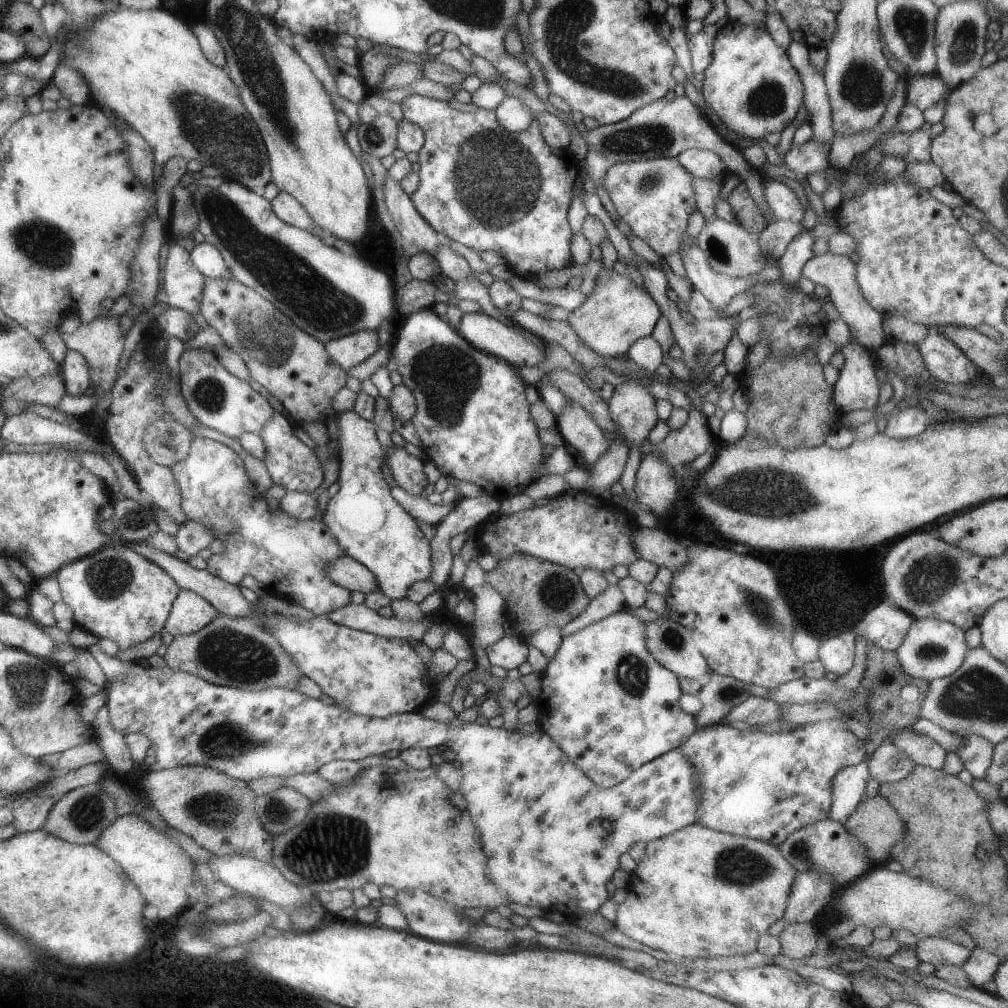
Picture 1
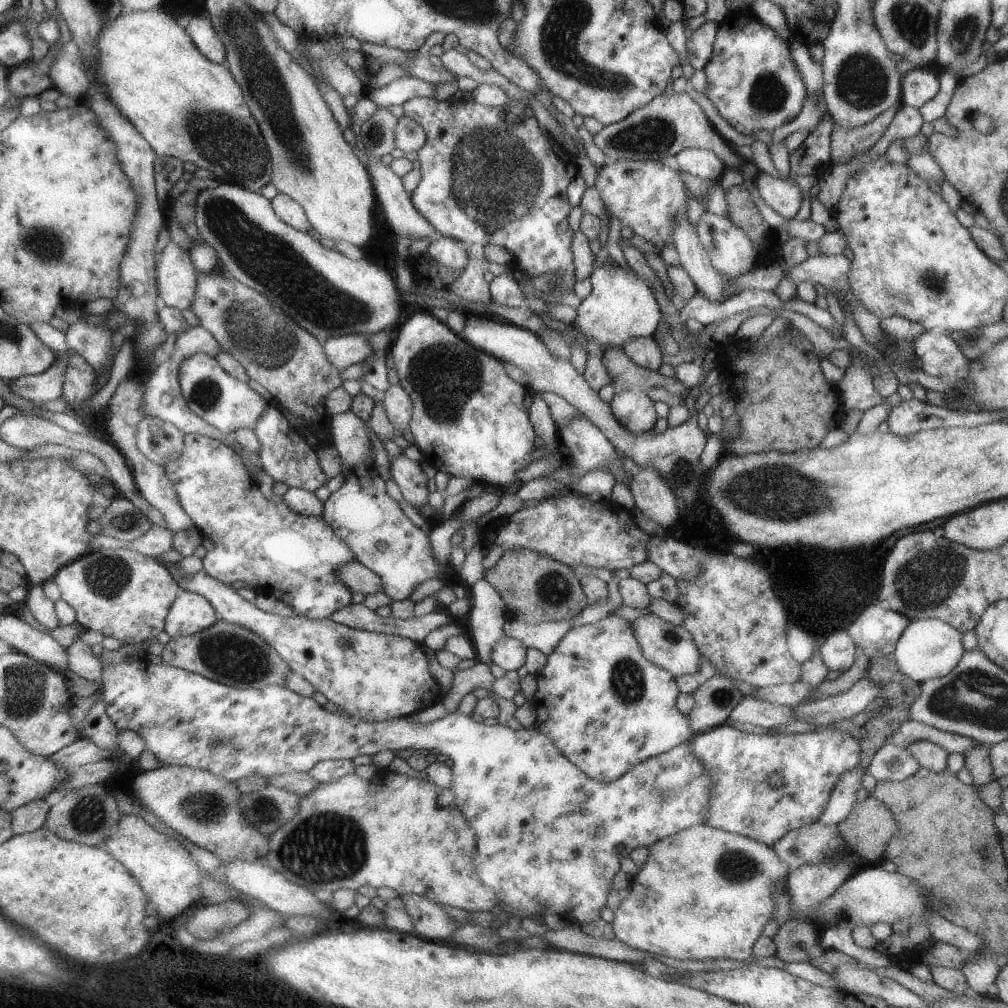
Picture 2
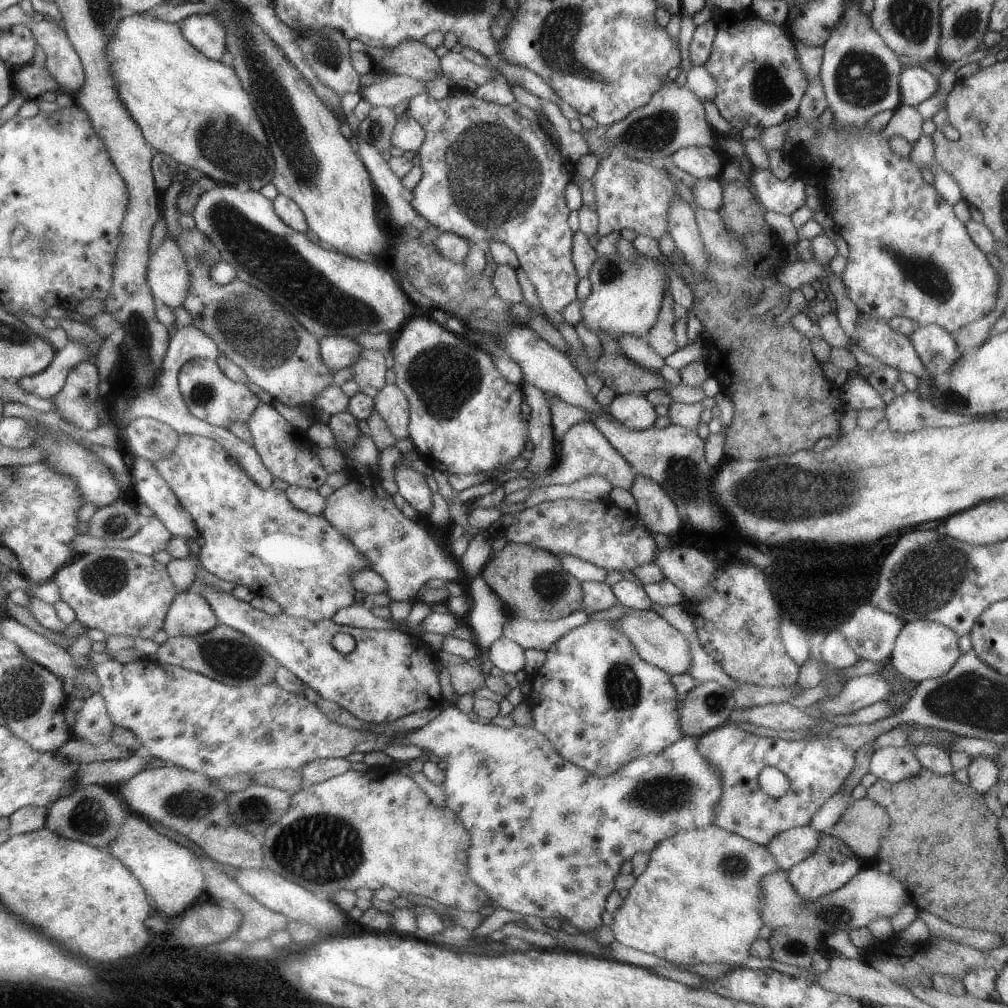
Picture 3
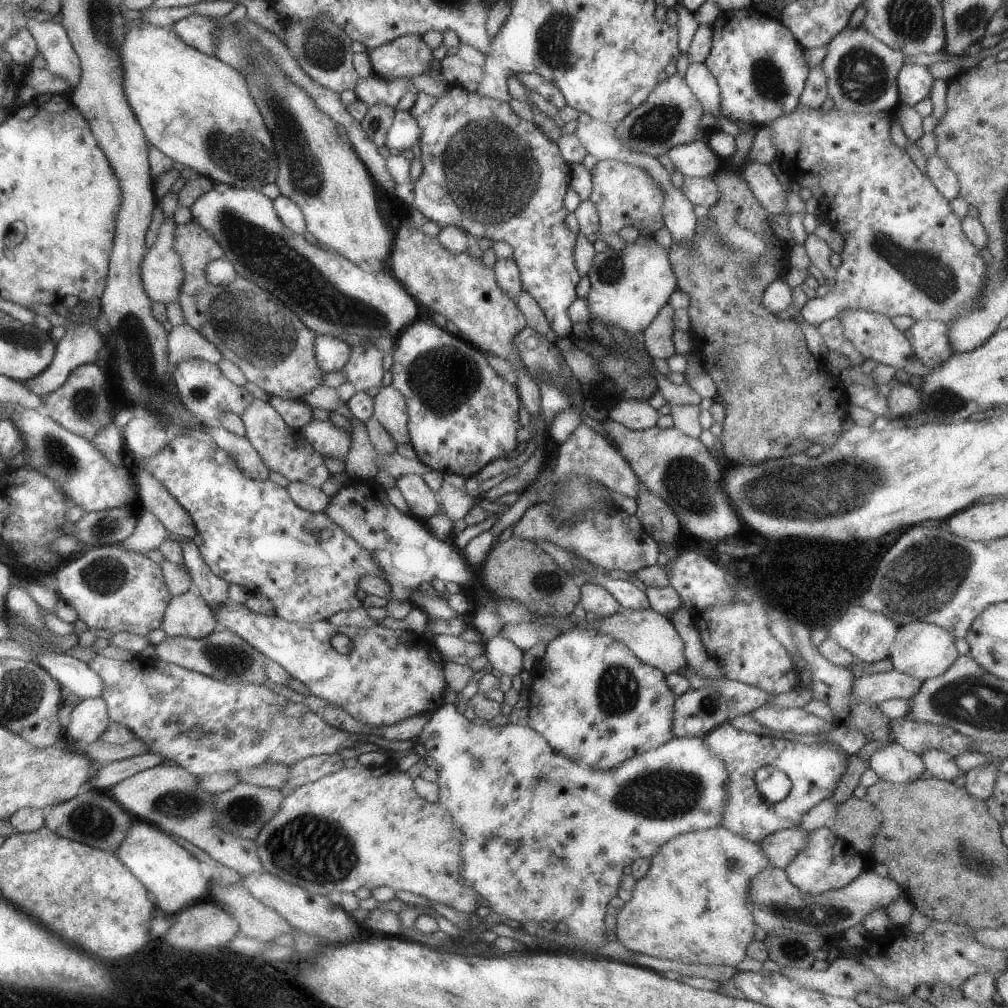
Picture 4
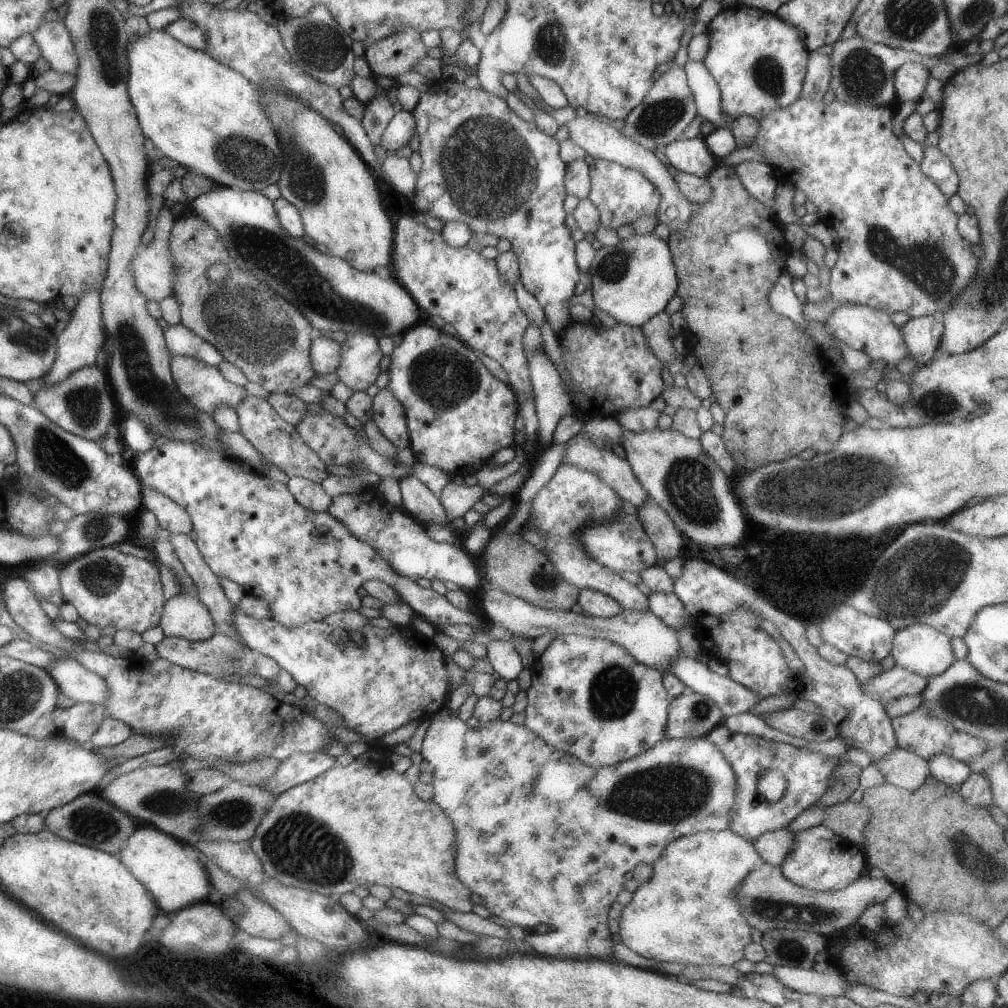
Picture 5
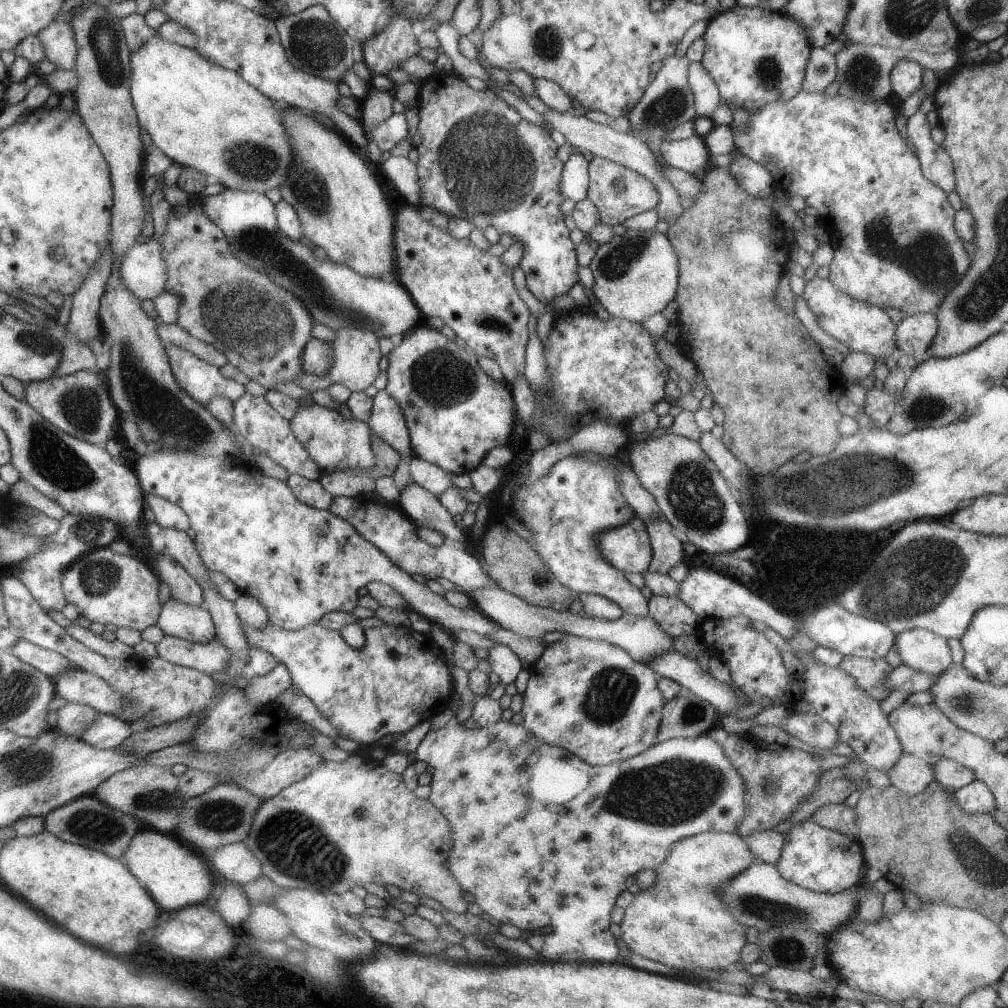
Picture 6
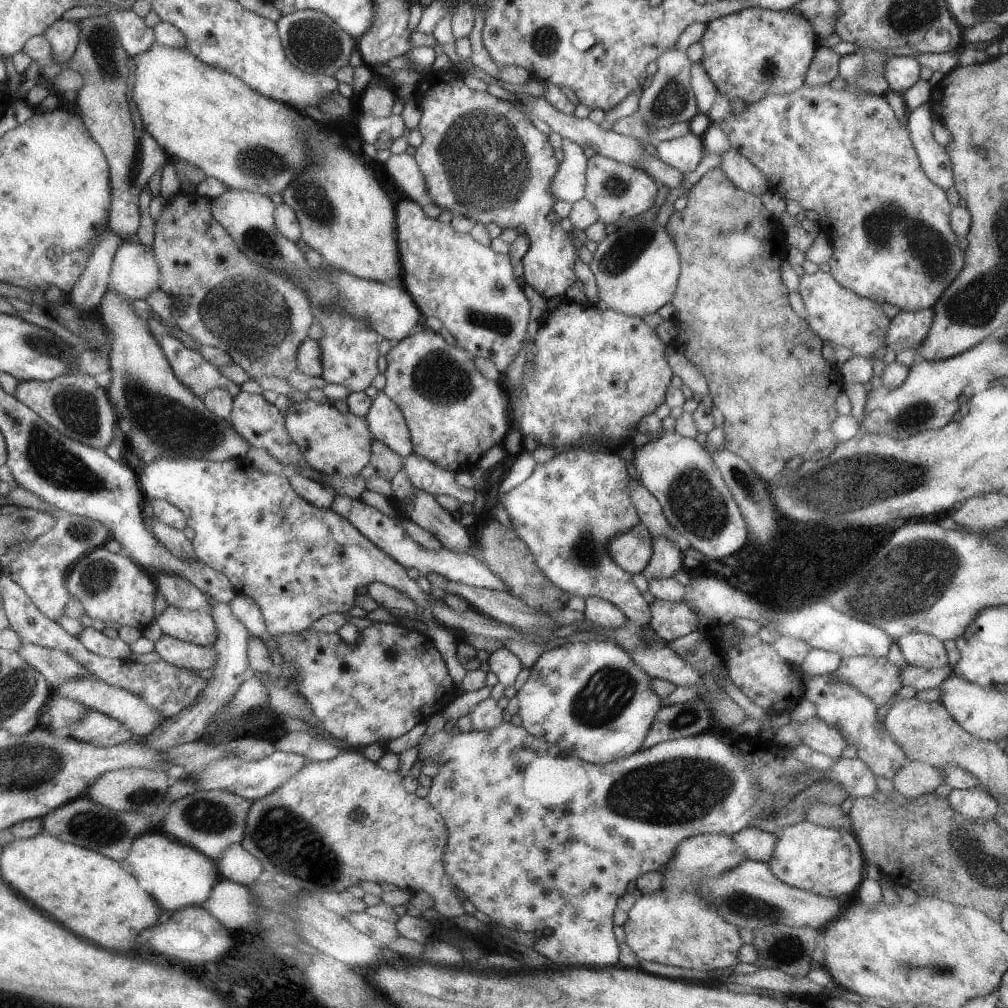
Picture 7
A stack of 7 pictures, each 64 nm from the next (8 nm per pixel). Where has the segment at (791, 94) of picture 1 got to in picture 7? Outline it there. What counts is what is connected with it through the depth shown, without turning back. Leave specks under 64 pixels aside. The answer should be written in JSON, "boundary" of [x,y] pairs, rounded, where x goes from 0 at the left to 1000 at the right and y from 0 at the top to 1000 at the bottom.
{"boundary":[[[742,7],[735,12],[716,16],[706,20],[700,26],[695,44],[697,48],[695,63],[710,88],[714,92],[720,93],[722,98],[734,97],[740,103],[748,103],[748,101],[756,99],[760,90],[789,91],[799,83],[806,58],[812,50],[812,38],[810,38],[808,26],[790,8],[765,10],[755,7]]]}

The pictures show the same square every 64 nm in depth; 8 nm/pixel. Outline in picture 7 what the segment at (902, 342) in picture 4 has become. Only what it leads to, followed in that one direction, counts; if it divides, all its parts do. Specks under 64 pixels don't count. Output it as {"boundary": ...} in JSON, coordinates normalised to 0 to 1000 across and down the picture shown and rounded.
{"boundary":[[[812,269],[794,275],[794,293],[800,304],[800,319],[815,339],[843,347],[847,352],[866,353],[879,343],[883,315],[874,303],[863,296],[851,294],[849,290],[837,286],[822,271]]]}

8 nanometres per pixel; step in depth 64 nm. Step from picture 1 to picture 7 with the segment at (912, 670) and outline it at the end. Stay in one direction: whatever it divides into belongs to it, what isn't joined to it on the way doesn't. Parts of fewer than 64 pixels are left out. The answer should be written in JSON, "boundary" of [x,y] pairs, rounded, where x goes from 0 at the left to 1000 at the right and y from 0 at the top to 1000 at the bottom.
{"boundary":[[[919,627],[897,629],[889,637],[895,645],[899,657],[907,662],[924,665],[941,659],[940,649],[935,636]]]}

